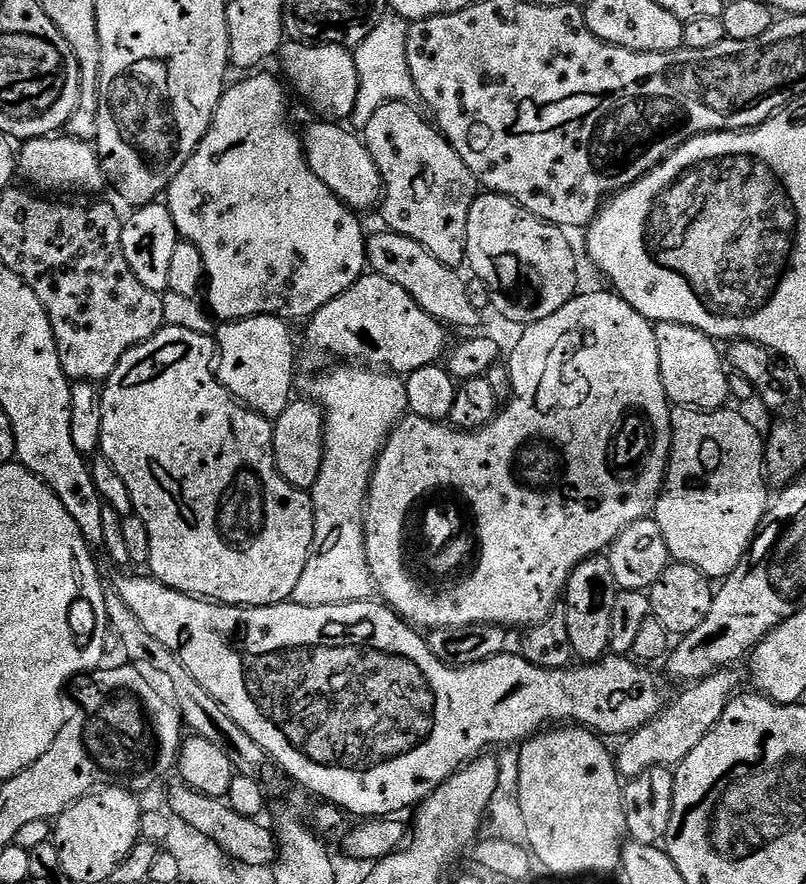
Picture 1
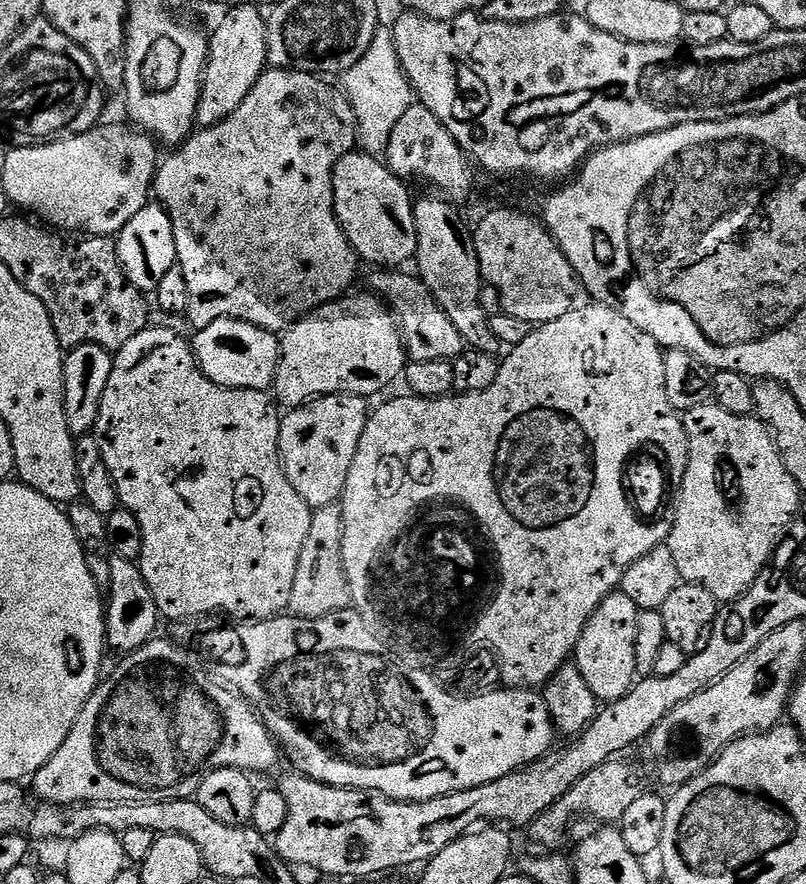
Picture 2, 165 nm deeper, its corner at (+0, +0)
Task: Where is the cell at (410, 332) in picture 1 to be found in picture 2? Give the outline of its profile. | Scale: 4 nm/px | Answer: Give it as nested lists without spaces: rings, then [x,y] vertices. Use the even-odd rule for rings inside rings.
[[[365,292],[331,300],[283,329],[274,385],[275,399],[281,405],[299,408],[309,400],[335,392],[372,398],[375,392],[401,379],[406,353],[400,327],[391,308],[379,296]]]

